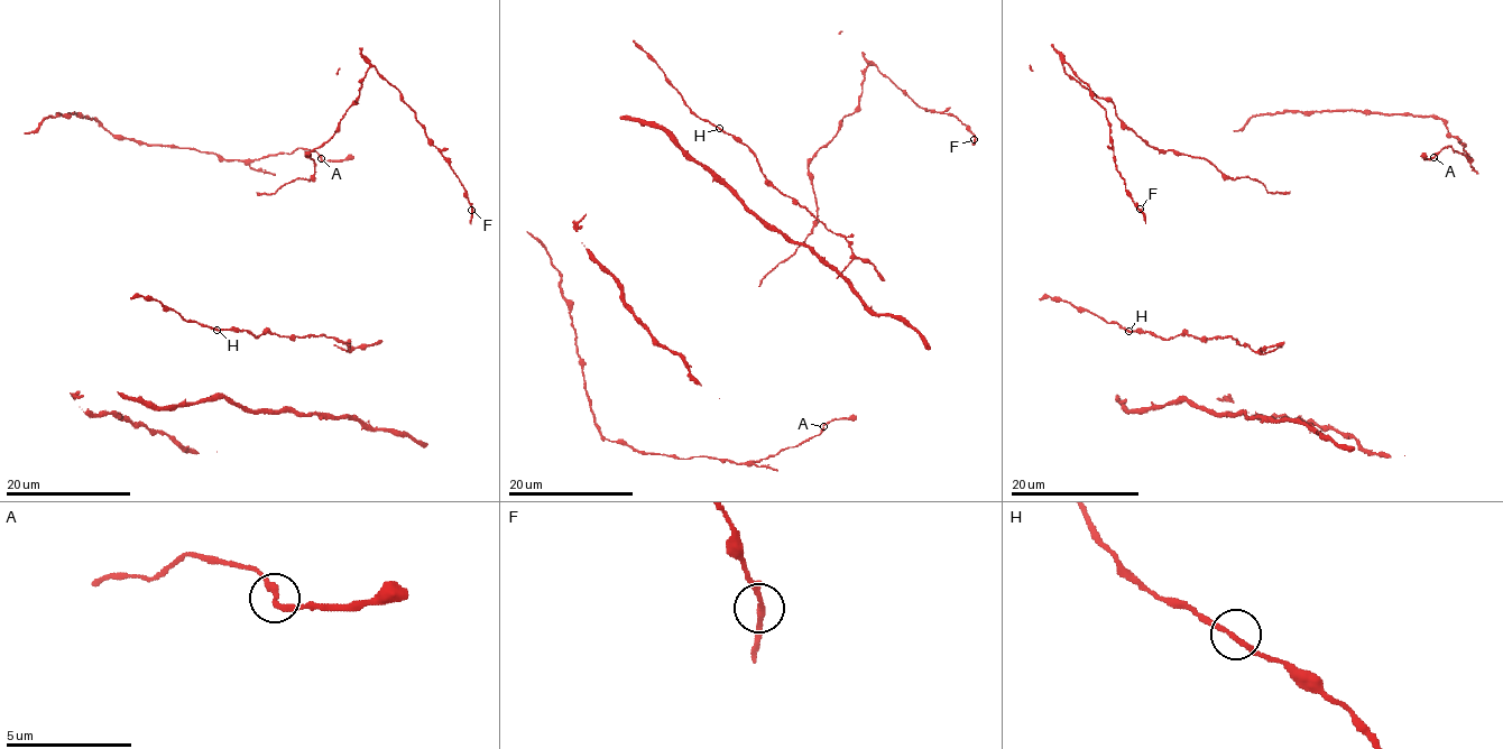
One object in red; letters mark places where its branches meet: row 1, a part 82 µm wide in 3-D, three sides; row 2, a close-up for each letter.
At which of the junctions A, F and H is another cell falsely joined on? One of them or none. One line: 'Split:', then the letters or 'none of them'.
Split: none of them

